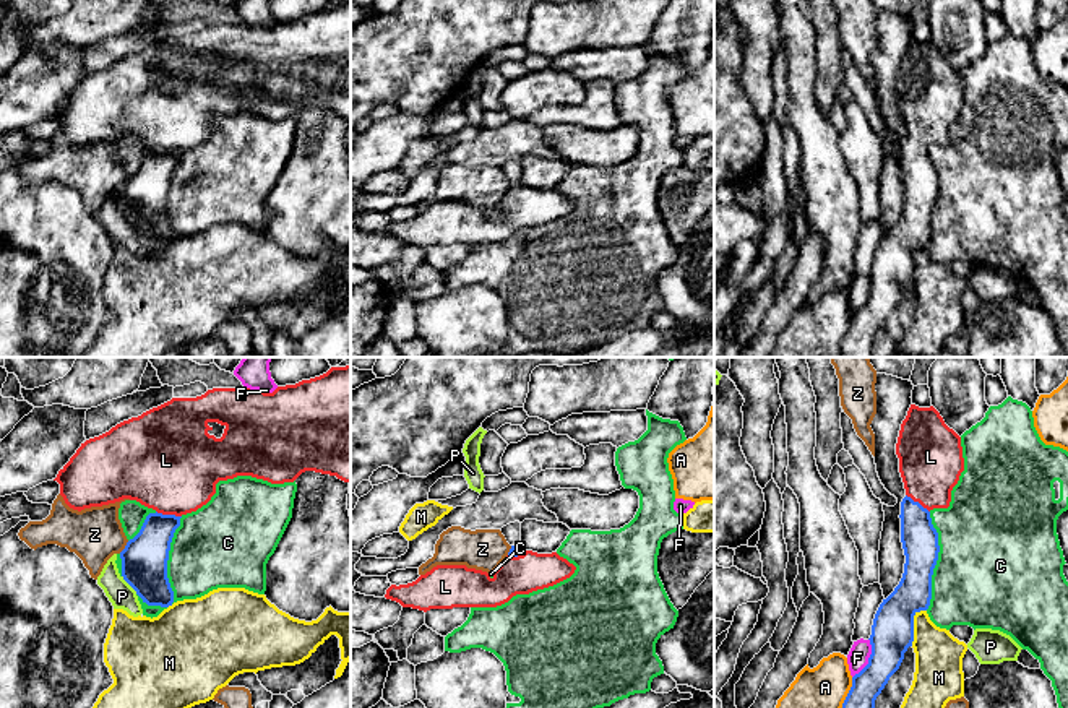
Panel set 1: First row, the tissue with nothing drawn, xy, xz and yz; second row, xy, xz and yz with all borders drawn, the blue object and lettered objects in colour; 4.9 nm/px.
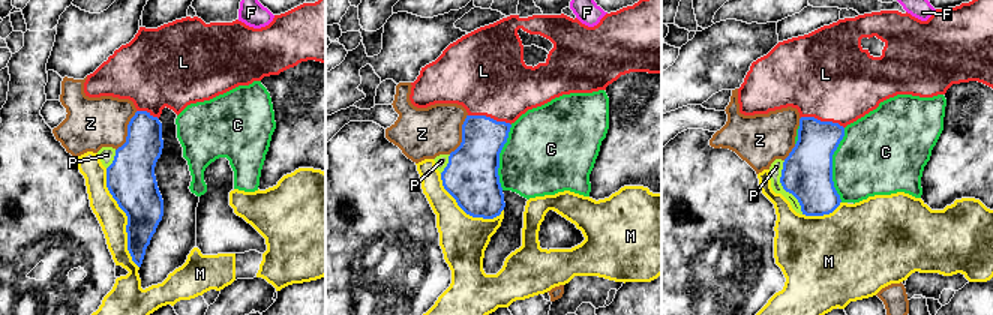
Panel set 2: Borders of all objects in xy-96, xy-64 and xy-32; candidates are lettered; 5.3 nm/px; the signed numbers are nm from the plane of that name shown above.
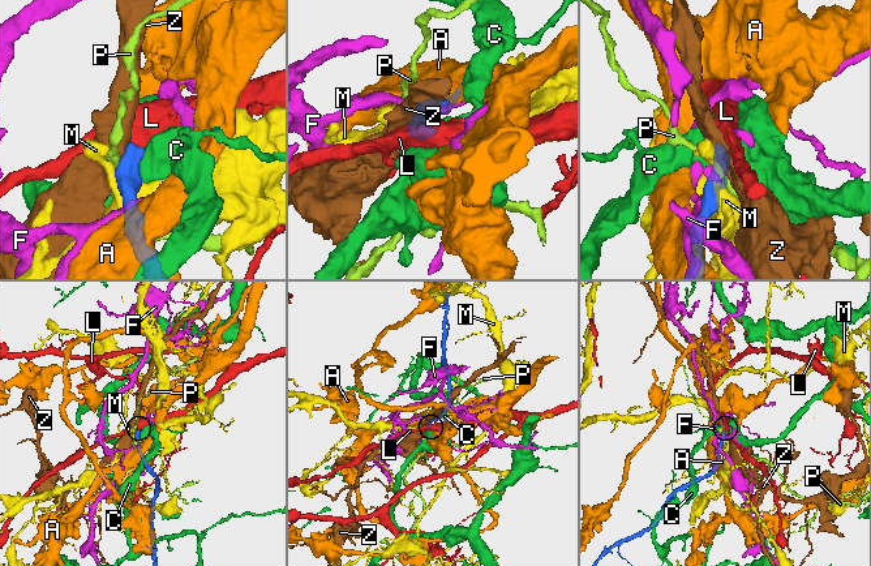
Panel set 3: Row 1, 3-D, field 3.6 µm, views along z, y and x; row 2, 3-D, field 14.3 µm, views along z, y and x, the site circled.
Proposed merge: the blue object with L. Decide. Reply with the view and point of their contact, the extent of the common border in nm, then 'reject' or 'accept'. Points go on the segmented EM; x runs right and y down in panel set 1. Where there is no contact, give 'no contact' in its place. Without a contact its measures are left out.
xy (169, 515) | 130 nm | accept

